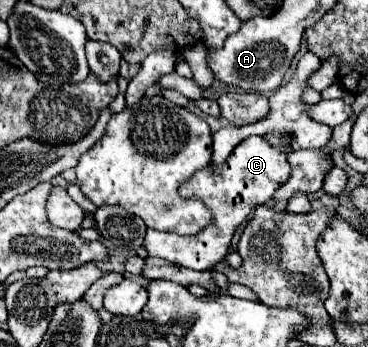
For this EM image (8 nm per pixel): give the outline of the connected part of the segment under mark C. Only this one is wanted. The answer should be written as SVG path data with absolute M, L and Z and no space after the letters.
M247 137L241 141L233 153L227 157L227 161L221 167L207 165L205 169L199 169L189 181L181 185L181 197L183 199L199 199L211 209L211 225L207 225L197 235L177 235L177 233L165 233L157 229L147 229L147 239L143 247L147 249L149 257L159 257L169 263L207 271L213 269L215 263L225 259L227 247L231 245L233 233L239 223L243 223L257 205L265 205L271 201L273 193L289 179L289 163L285 151L269 145L263 137Z

